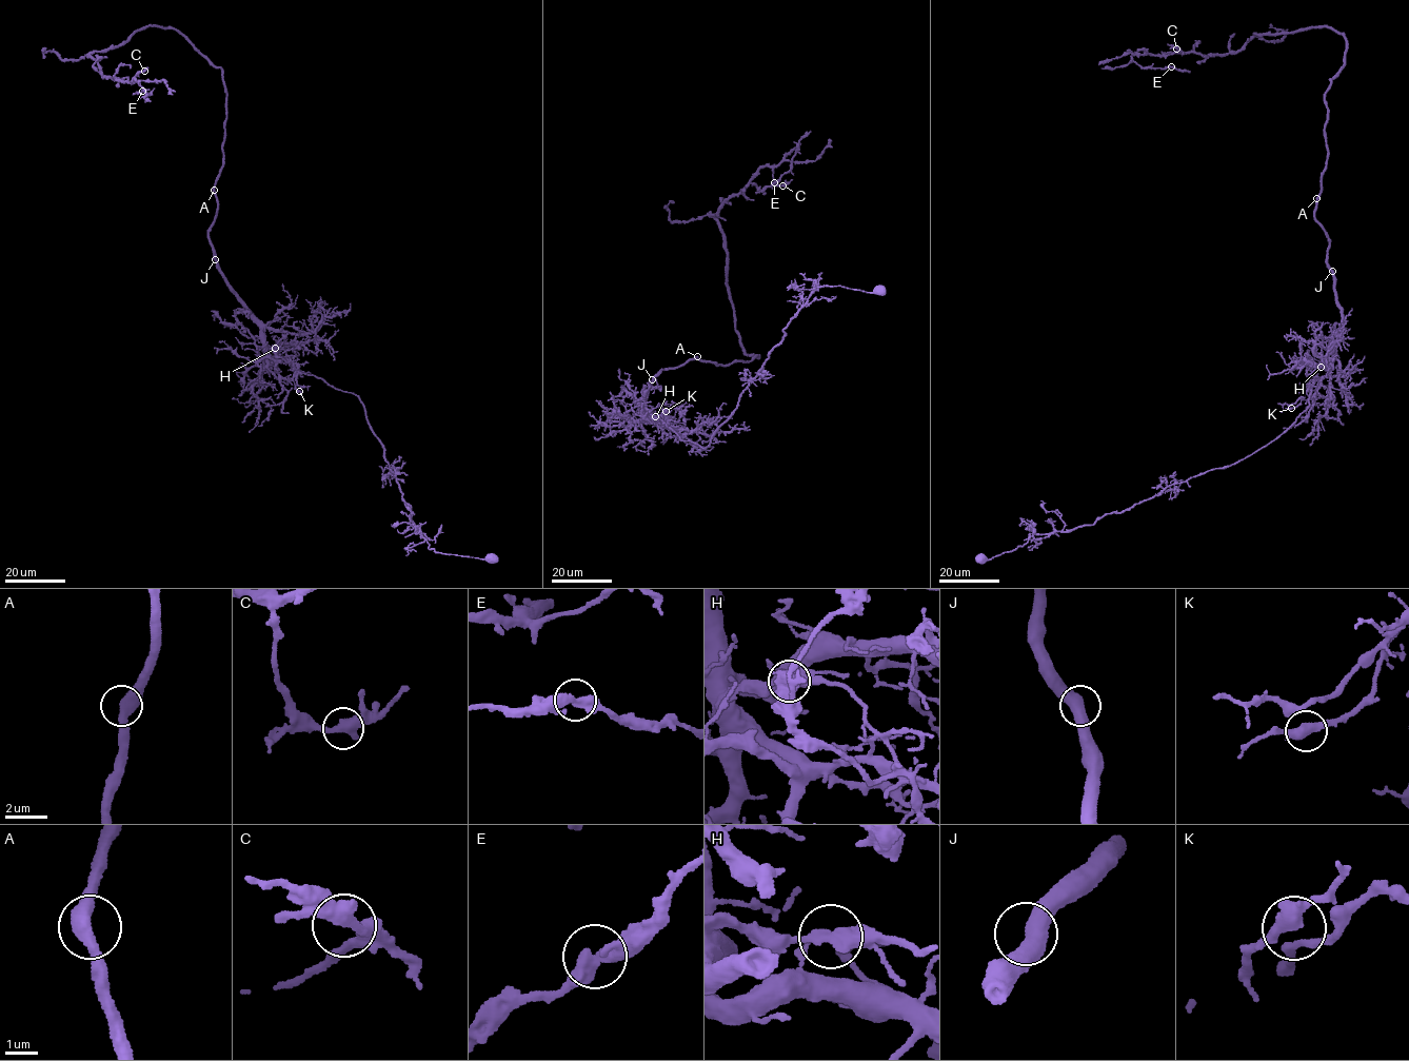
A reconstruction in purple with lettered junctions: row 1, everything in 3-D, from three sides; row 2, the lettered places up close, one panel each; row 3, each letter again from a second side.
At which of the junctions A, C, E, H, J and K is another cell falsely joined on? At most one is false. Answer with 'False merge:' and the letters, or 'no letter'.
False merge: H

